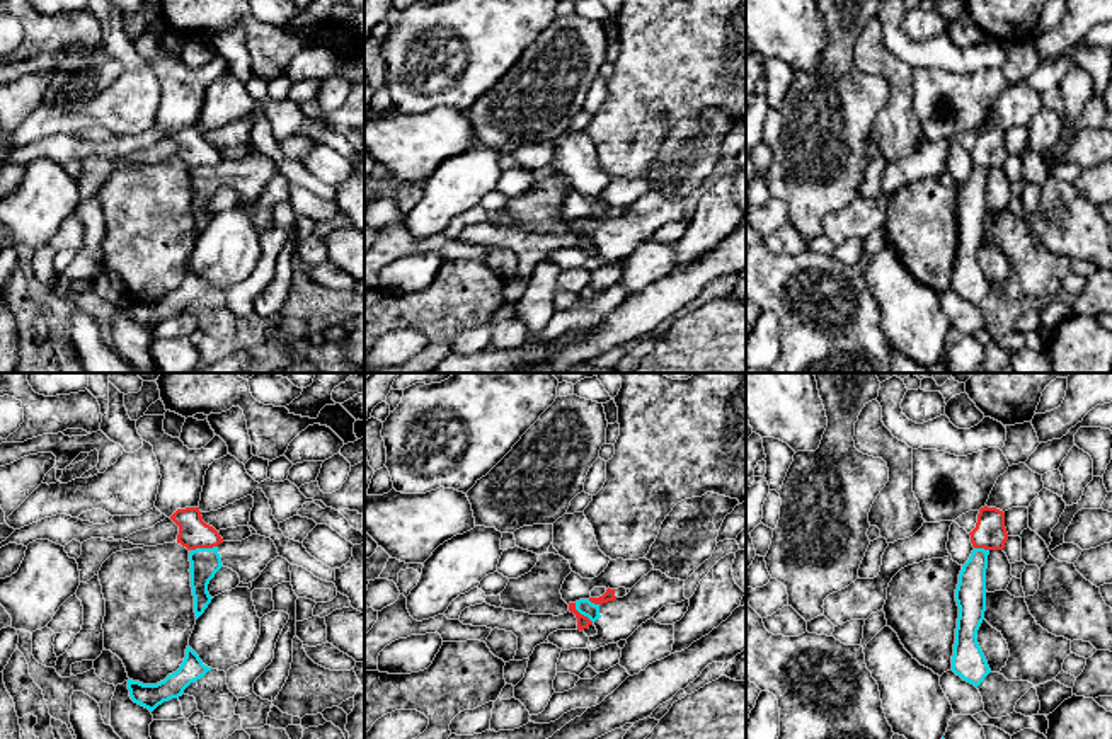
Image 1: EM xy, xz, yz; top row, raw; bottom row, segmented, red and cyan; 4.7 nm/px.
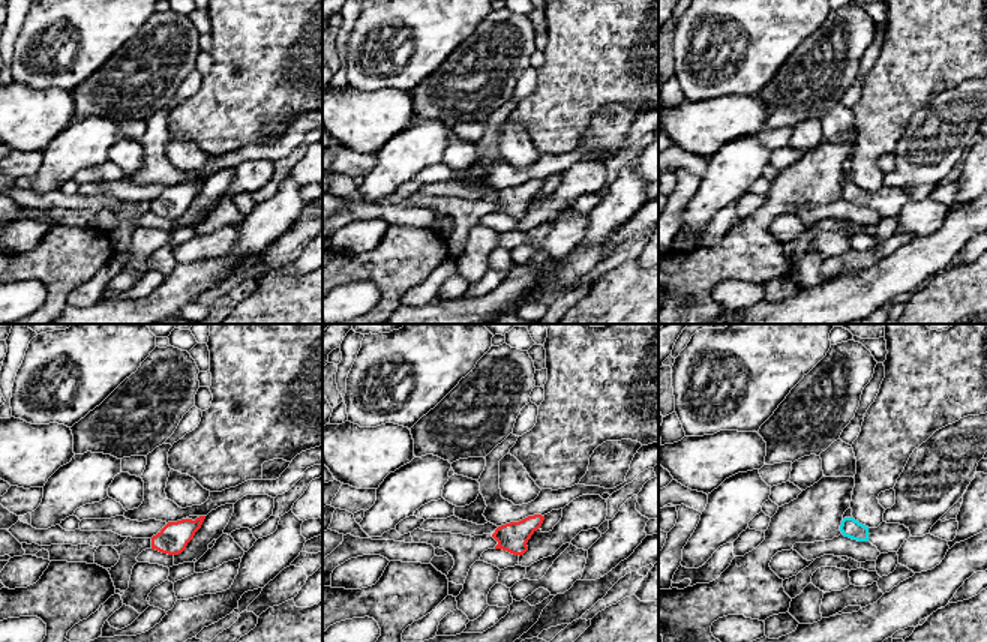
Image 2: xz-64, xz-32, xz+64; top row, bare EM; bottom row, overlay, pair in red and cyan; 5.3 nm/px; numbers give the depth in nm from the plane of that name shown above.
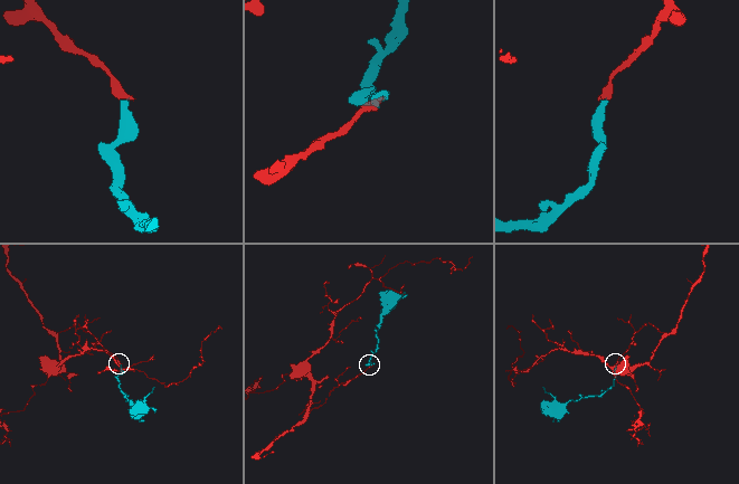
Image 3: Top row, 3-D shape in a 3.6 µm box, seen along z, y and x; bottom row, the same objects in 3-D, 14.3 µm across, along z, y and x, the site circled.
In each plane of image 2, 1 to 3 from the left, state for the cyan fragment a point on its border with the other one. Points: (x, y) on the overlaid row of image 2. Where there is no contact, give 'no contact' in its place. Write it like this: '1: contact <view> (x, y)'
1: no contact
2: no contact
3: no contact

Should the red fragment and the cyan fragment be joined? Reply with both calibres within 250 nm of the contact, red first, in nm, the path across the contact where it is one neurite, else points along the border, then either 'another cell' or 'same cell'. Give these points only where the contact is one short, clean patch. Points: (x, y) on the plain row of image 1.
140/140 nm | along xy (217, 164), (191, 169) | another cell

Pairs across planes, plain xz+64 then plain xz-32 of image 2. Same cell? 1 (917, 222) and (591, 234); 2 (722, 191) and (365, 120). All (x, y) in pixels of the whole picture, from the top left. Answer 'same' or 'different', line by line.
1: different
2: different

